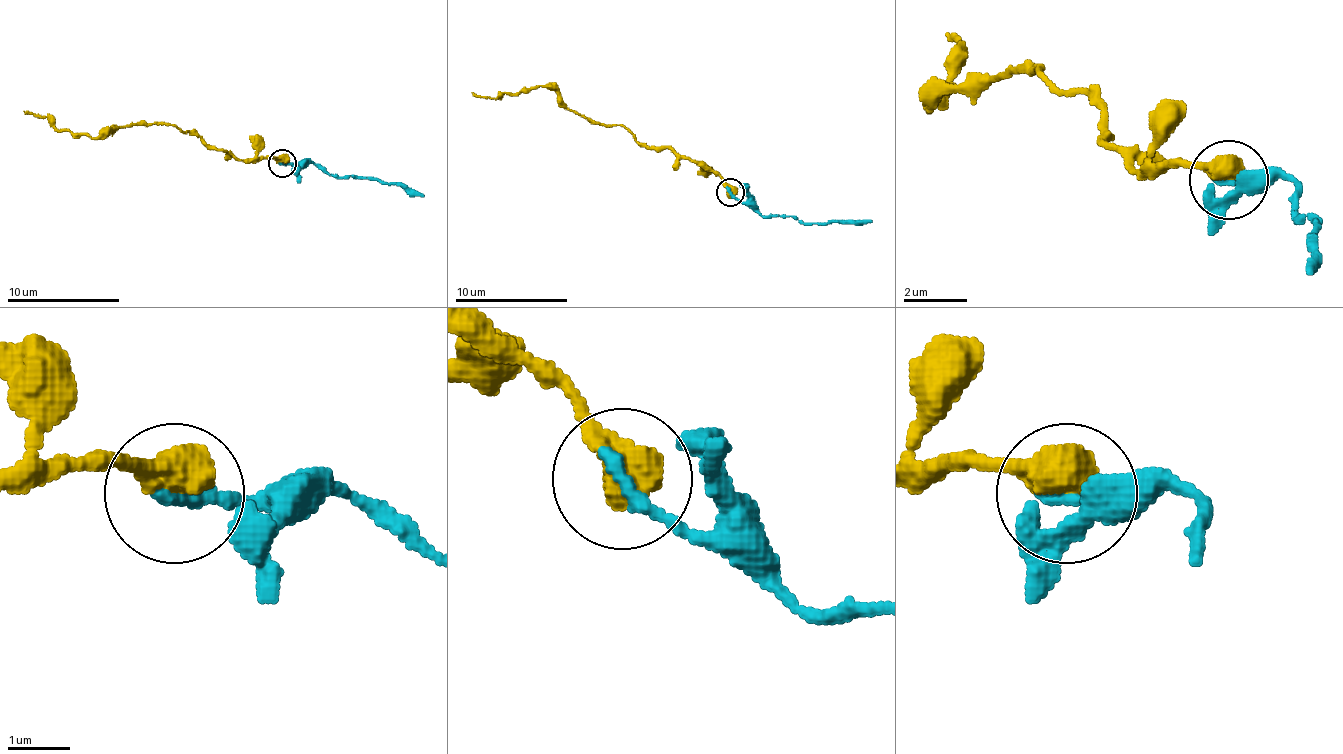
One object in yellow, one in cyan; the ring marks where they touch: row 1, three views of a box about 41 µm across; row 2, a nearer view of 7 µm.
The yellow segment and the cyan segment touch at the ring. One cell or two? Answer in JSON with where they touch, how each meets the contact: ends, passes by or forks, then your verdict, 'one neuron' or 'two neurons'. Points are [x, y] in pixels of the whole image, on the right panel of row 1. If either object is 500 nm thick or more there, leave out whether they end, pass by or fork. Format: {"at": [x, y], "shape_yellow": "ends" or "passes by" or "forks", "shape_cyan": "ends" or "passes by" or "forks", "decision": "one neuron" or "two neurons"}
{"at": [1228, 179], "decision": "one neuron"}

